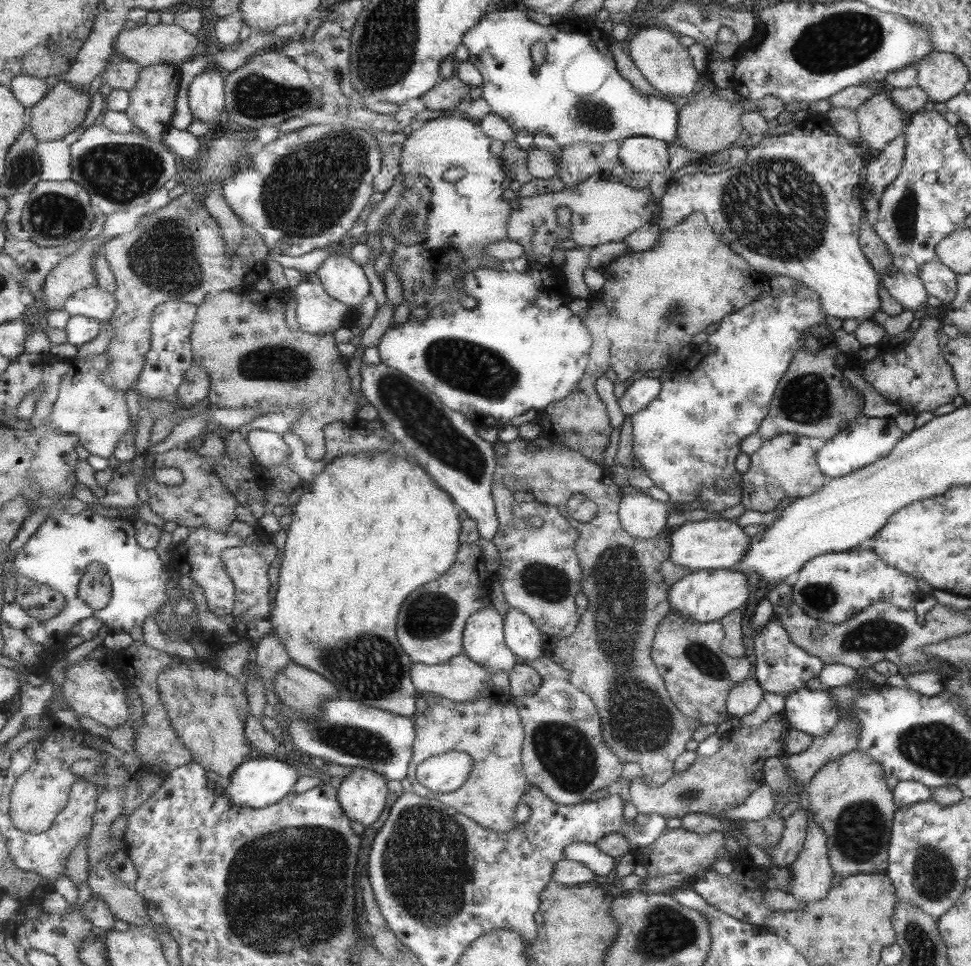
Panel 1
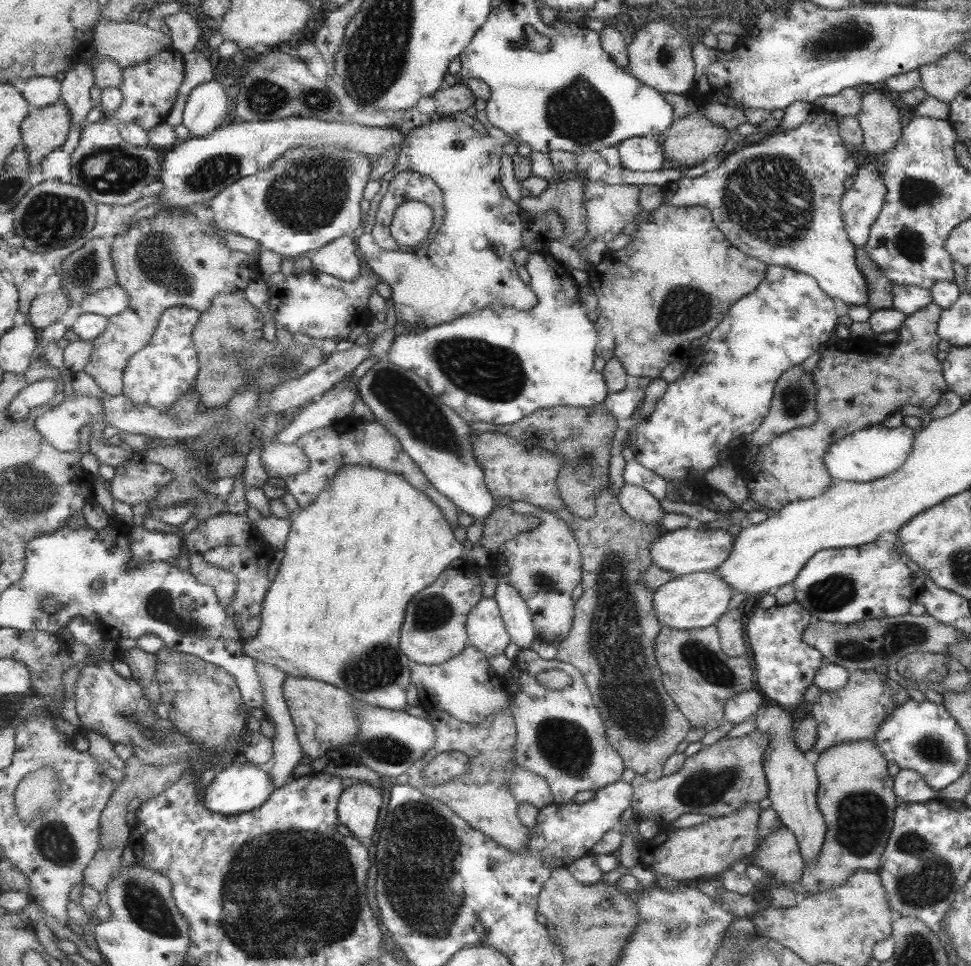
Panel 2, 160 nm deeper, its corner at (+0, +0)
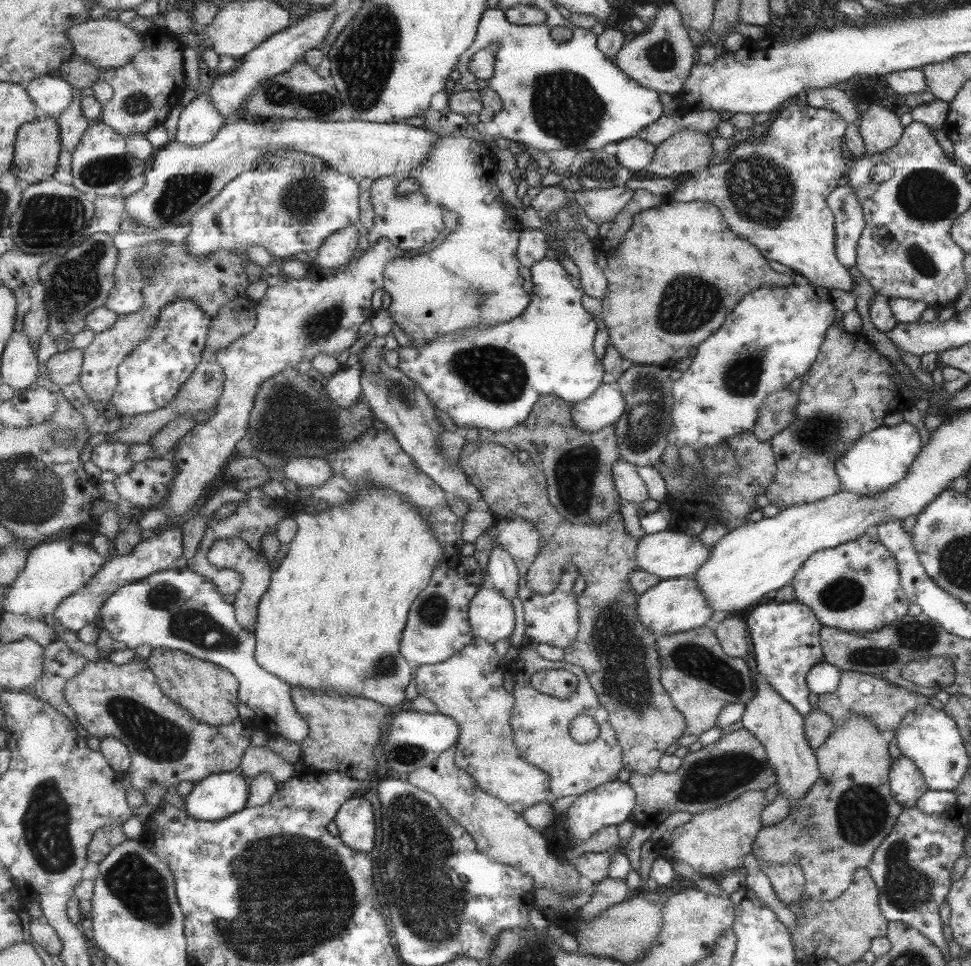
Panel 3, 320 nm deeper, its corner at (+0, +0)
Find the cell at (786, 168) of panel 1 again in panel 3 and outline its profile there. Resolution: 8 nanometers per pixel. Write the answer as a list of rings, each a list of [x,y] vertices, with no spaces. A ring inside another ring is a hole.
[[[793,99],[782,106],[775,118],[773,118],[773,122],[767,125],[768,127],[764,135],[759,134],[758,136],[755,134],[747,137],[742,142],[737,142],[728,150],[723,162],[717,165],[709,165],[702,174],[694,174],[685,183],[677,182],[677,187],[672,193],[672,197],[677,202],[710,202],[722,212],[725,222],[731,222],[731,224],[728,224],[730,229],[753,243],[759,252],[763,254],[767,262],[775,261],[781,263],[783,266],[791,267],[791,270],[794,270],[795,274],[808,278],[808,282],[813,286],[820,286],[826,289],[838,288],[839,290],[851,293],[853,282],[849,270],[838,261],[838,257],[834,253],[834,215],[831,214],[829,206],[826,205],[826,198],[831,191],[837,188],[837,180],[845,172],[845,162],[841,158],[841,138],[844,138],[843,132],[847,130],[847,122],[845,121],[835,111],[810,107],[806,103],[798,103]]]

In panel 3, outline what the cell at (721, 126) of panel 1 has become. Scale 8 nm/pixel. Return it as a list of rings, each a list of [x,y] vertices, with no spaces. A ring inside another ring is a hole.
[[[679,131],[655,147],[651,172],[659,178],[677,178],[683,173],[702,174],[713,152],[706,133]]]

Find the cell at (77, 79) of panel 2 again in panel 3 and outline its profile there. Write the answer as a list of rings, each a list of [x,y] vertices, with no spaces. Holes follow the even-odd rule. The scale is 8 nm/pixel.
[[[74,88],[73,104],[67,107],[67,110],[58,117],[59,126],[61,126],[62,149],[68,150],[70,153],[77,150],[82,138],[91,126],[89,125],[90,120],[87,120],[85,114],[83,114],[81,96],[79,88]]]

